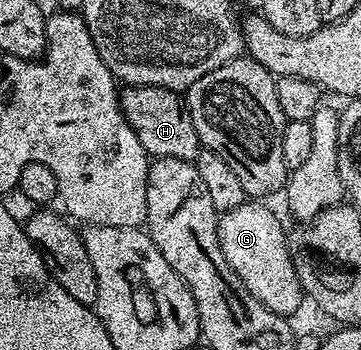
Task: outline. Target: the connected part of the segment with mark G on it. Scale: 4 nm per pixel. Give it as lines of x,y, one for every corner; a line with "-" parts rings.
247,200
244,204
240,204
240,208
232,208
219,217
220,248
224,252
224,260
228,260
228,264
232,268
232,272
236,272
236,276
240,276
240,280
246,285
248,292
252,292
252,296
256,296
256,300
260,300
260,304
264,304
264,308
283,316
289,316
295,312
297,305
302,300
302,285
290,259
287,227
282,227
281,220
268,207
262,205
266,204
258,200

